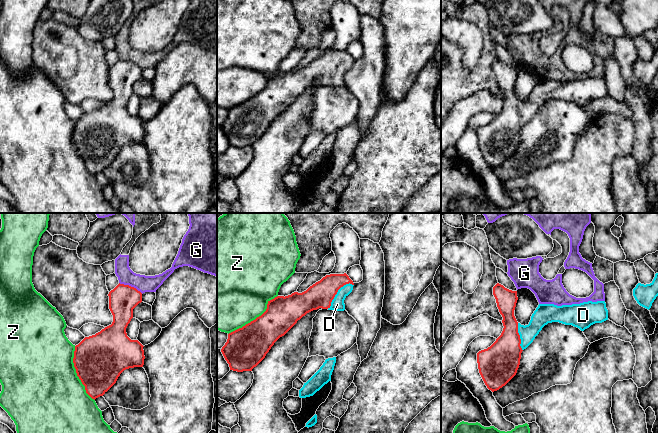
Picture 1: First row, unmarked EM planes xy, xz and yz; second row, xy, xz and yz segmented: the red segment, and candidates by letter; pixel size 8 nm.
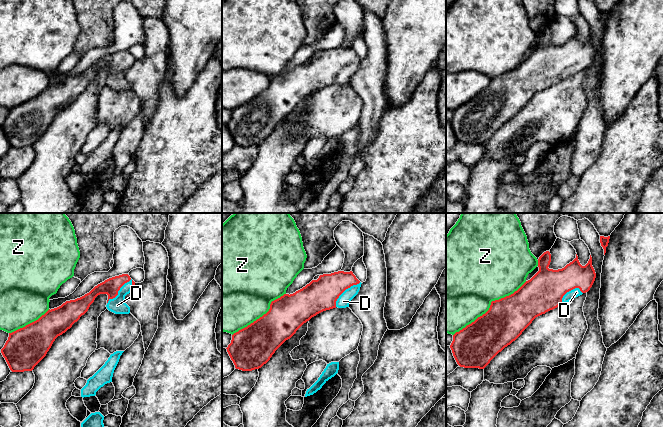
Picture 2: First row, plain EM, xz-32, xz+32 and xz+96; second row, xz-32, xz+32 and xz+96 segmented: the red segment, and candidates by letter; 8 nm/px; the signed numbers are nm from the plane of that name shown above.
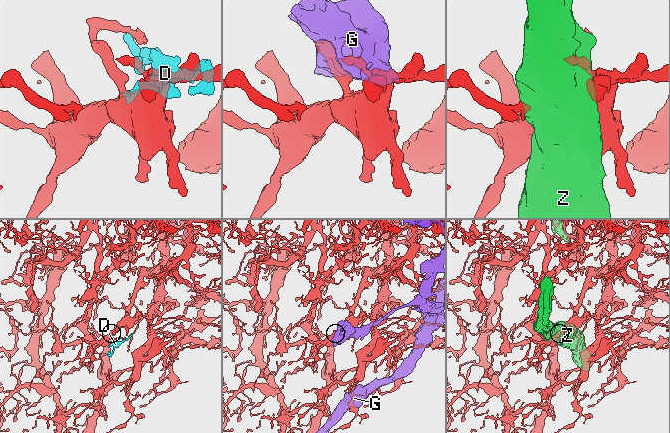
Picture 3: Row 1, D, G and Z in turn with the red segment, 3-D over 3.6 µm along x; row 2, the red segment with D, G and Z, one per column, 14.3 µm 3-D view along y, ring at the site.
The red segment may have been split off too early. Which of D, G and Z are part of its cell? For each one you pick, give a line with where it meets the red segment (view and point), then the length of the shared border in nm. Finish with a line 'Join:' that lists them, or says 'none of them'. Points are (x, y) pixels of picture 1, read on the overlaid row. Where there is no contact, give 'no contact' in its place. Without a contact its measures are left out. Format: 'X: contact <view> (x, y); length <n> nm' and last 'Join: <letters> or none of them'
D: contact xz (337, 291); length 300 nm
Join: D

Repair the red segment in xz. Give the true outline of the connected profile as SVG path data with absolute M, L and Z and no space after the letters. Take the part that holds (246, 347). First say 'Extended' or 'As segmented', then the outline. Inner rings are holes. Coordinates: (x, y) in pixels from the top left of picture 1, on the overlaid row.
Extended. M330 274L310 286L302 293L294 292L288 296L277 296L268 301L266 311L255 320L228 334L221 352L229 364L230 370L252 371L269 352L274 343L284 336L303 316L319 308L344 311L345 298L352 292L354 283L344 274Z

